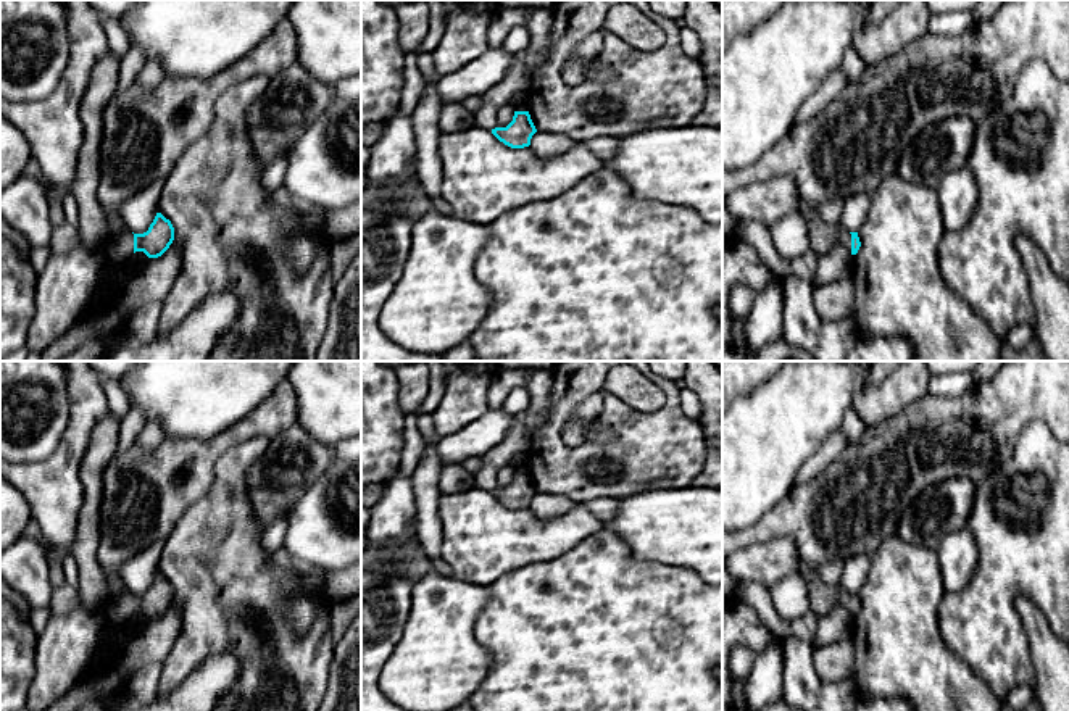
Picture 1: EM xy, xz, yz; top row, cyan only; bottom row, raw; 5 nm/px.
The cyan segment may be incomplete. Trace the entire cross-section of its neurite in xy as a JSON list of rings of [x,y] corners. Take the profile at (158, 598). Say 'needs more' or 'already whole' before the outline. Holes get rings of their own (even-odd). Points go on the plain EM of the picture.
needs more; [[[156,574],[148,592],[132,595],[127,588],[113,605],[113,622],[129,621],[135,613],[144,613],[148,619],[161,617],[174,601],[174,588],[169,580]]]

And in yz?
needs more; [[[801,563],[797,572],[806,584],[811,609],[824,619],[834,606],[843,606],[851,616],[856,616],[861,603],[858,593],[848,593],[837,587],[822,584],[816,574],[816,568]]]

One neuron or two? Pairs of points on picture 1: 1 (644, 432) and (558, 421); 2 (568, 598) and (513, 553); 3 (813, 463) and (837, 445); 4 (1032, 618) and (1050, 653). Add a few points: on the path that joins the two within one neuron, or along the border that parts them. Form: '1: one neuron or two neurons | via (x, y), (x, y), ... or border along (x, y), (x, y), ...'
1: one neuron | via (616, 452), (568, 453), (563, 449)
2: two neurons | border along (561, 553), (521, 565), (492, 582)
3: one neuron | via (819, 460), (831, 449)
4: one neuron | via (1037, 626), (1044, 645)

